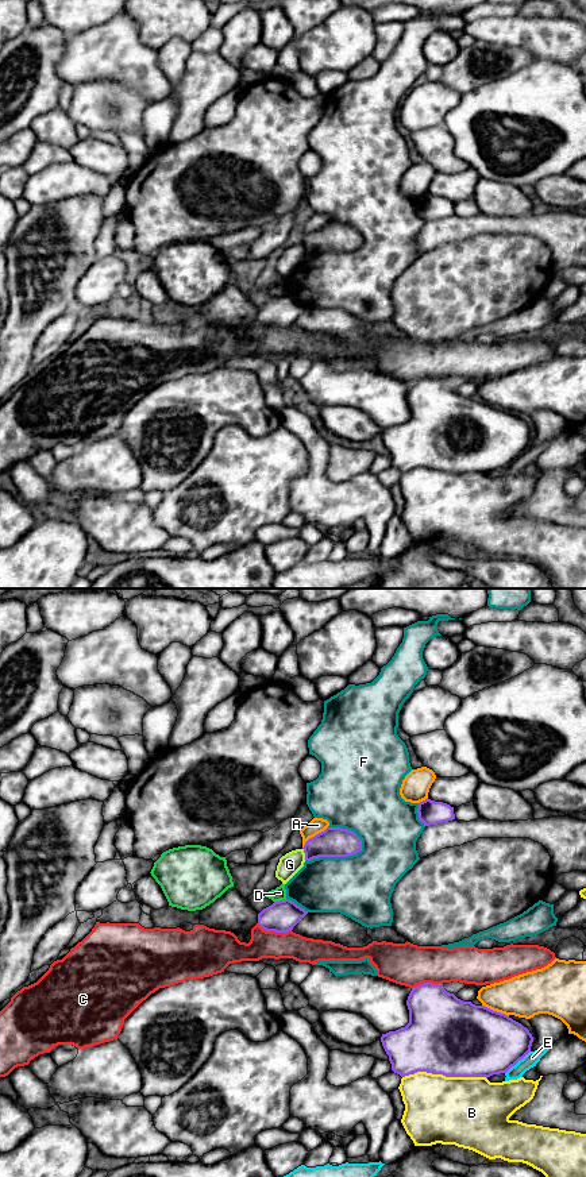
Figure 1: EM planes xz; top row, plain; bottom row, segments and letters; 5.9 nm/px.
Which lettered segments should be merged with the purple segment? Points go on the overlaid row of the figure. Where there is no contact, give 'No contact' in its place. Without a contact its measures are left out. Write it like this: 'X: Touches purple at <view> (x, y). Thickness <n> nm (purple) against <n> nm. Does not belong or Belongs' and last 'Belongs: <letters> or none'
A: Touches purple at xz (315, 836). Thickness 180 nm (purple) against 90 nm. Does not belong
B: Touches purple at xz (444, 1075). Thickness 460 nm (purple) against 420 nm. Does not belong
C: Touches purple at xz (274, 930). Thickness 190 nm (purple) against 160 nm. Does not belong
D: Touches purple at xz (280, 900). Thickness 190 nm (purple) against 80 nm. Does not belong
E: Touches purple at xz (517, 1061). Thickness 420 nm (purple) against 80 nm. Does not belong
F: Touches purple at xz (338, 856). Thickness 180 nm (purple) against 380 nm. Does not belong
G: Touches purple at xz (305, 855). Thickness 180 nm (purple) against 130 nm. Does not belong
Belongs: none

